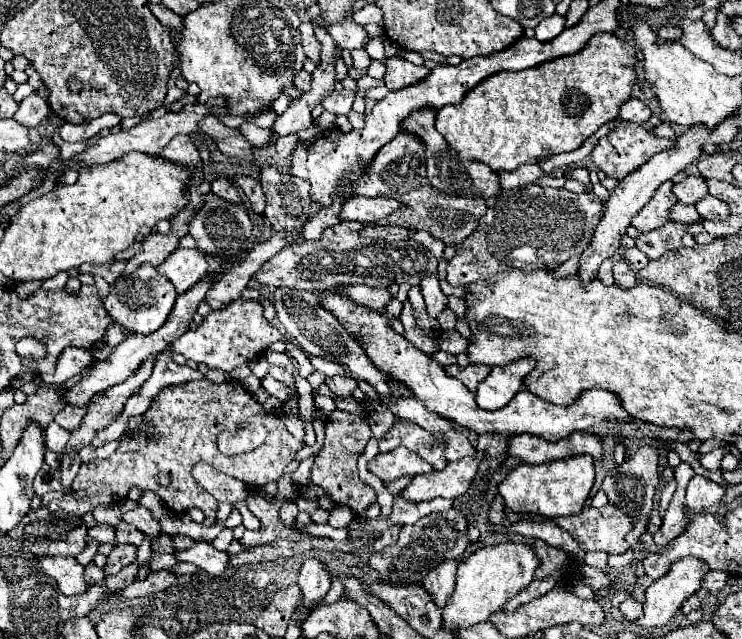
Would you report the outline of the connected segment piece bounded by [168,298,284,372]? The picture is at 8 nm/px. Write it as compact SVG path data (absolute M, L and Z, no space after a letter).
M236 300L230 306L222 310L214 310L208 316L204 316L204 322L198 326L198 330L188 330L182 334L176 342L170 344L170 354L182 354L188 360L202 362L208 368L218 368L224 372L232 372L234 368L242 364L256 362L264 356L264 350L270 348L274 342L284 340L284 334L272 326L262 312L262 304L256 300Z

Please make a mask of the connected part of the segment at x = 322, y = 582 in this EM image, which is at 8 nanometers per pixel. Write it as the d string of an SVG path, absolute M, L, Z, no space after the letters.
M318 558L304 560L304 564L300 568L300 576L298 576L298 586L302 588L302 594L304 594L302 606L318 604L332 586L332 576L330 576L326 564Z

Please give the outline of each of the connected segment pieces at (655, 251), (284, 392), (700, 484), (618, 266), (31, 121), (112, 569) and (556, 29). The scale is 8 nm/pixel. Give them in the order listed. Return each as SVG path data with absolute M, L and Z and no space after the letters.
M666 222L664 226L650 230L646 234L640 234L636 238L636 246L648 254L648 258L656 260L664 254L664 250L676 250L680 248L680 240L686 234L688 224L680 224L680 222Z
M268 374L266 378L262 378L260 382L262 382L262 386L264 386L264 390L266 390L266 392L270 392L272 396L278 396L282 402L284 402L284 400L288 398L288 394L290 394L290 392L288 392L288 388L286 388L284 384L280 384L278 380L274 380L270 374Z
M694 476L686 490L686 506L692 512L710 510L724 496L724 488L706 476Z
M624 258L614 262L614 280L622 288L630 288L636 284L636 272L630 268L630 264Z
M32 92L28 98L24 98L20 102L20 108L14 114L14 120L18 120L20 124L24 124L28 128L34 128L42 120L46 120L50 116L50 112L52 112L50 104L46 100L42 100L38 92Z
M116 544L112 548L112 552L108 554L108 566L106 566L106 574L118 574L124 566L132 564L136 560L136 552L138 548L136 546L130 546L130 544Z
M554 14L552 18L546 18L544 22L540 22L540 26L536 26L536 38L540 42L548 42L552 38L556 38L558 34L564 32L564 22L566 18L560 14Z

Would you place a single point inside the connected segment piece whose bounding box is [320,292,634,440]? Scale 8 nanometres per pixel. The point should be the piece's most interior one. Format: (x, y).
(393, 354)

